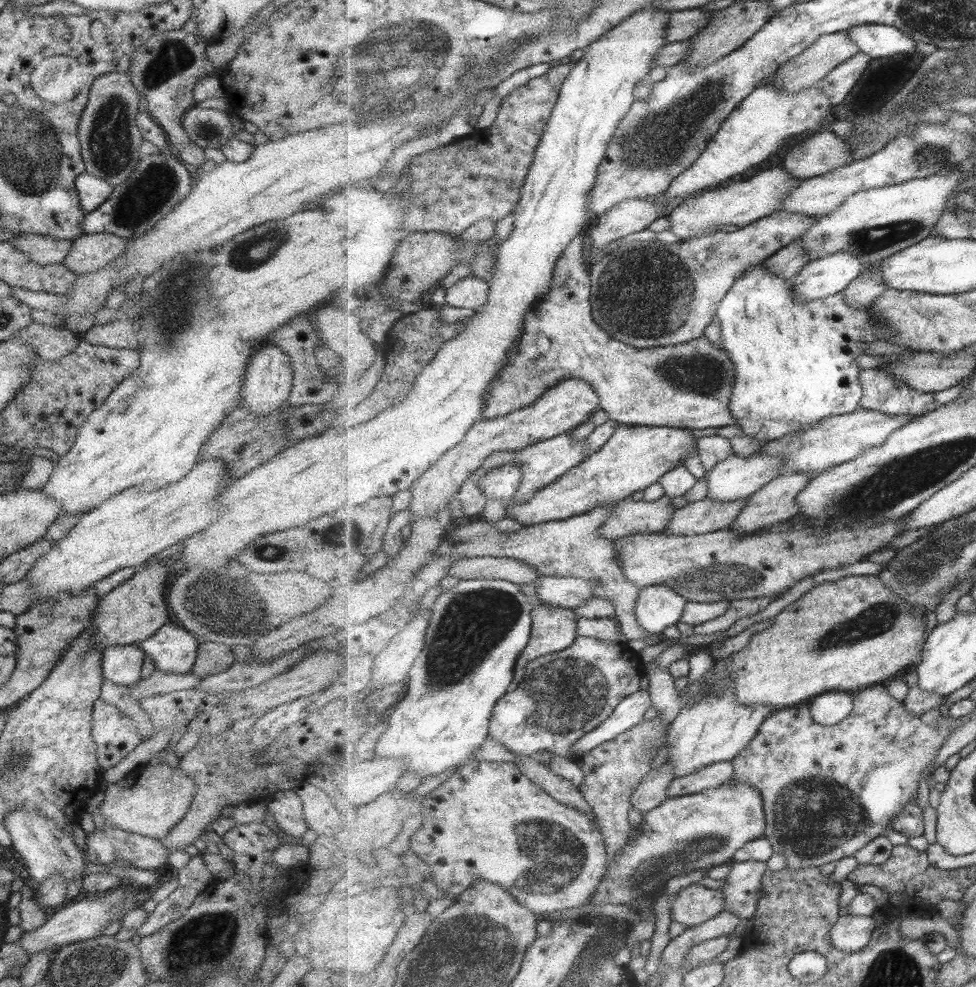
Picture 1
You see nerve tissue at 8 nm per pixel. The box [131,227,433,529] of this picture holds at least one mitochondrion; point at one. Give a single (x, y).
(172, 312)

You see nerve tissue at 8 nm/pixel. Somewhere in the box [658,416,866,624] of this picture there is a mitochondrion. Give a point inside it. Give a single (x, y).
(725, 578)

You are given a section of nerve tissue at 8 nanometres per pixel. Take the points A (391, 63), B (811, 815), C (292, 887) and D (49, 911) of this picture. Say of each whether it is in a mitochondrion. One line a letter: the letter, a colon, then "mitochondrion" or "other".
A: mitochondrion
B: mitochondrion
C: other
D: other

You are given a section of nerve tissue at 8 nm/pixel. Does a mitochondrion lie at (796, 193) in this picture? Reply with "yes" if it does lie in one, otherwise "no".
no

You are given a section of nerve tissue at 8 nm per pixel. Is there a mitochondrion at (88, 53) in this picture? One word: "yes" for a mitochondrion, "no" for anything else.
no

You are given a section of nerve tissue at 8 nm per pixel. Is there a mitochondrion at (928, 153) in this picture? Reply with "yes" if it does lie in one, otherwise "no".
yes

